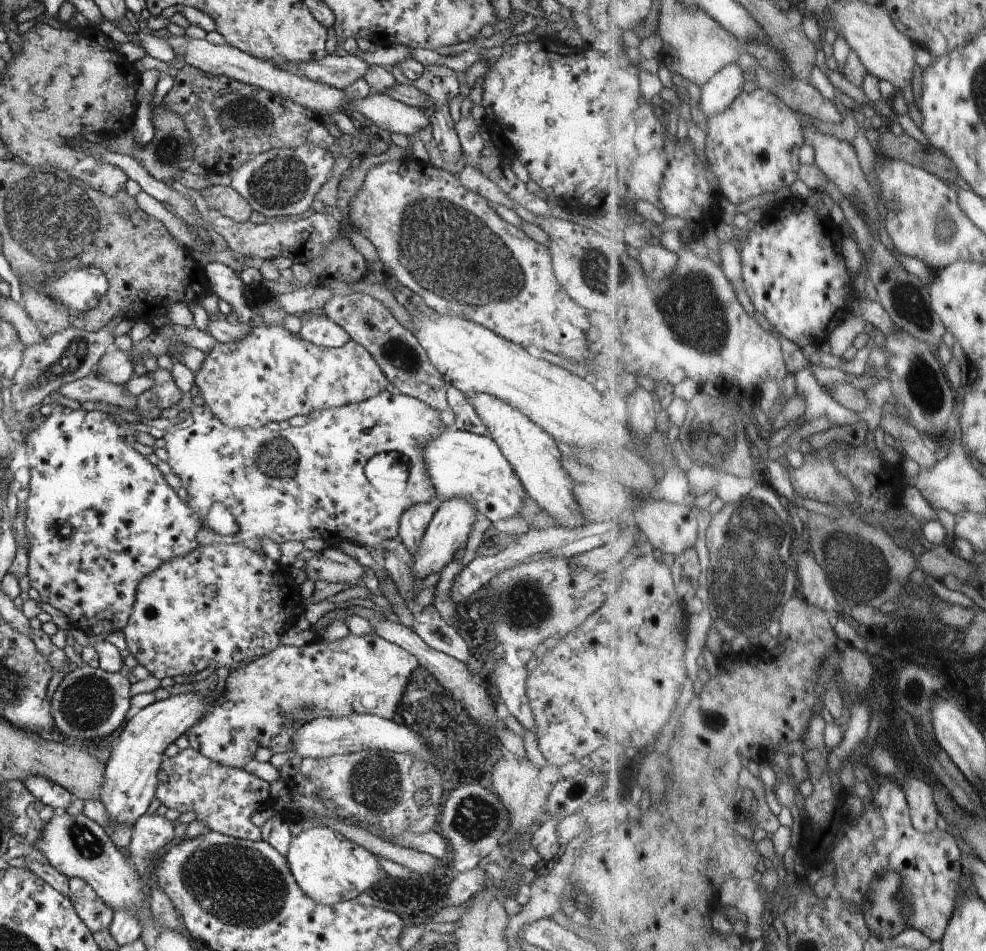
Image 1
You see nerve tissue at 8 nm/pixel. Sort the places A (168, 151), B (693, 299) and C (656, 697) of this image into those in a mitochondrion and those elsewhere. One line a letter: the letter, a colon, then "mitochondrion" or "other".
A: mitochondrion
B: mitochondrion
C: mitochondrion

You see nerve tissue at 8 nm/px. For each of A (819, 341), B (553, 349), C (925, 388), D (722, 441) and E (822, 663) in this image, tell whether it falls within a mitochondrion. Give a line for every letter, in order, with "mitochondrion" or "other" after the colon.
A: other
B: other
C: mitochondrion
D: mitochondrion
E: other

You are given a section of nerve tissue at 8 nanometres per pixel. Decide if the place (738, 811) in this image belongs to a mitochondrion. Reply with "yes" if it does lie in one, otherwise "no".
no

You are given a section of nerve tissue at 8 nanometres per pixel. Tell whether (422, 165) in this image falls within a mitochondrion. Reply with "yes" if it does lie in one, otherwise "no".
no

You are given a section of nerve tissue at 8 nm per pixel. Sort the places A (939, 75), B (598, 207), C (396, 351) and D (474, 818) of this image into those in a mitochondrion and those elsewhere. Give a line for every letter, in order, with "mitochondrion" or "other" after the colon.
A: other
B: other
C: mitochondrion
D: mitochondrion

